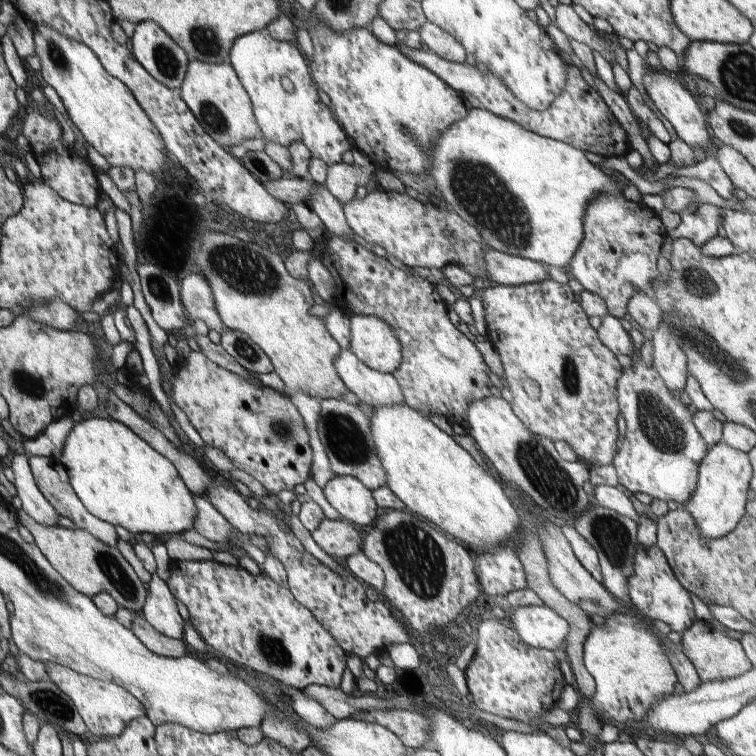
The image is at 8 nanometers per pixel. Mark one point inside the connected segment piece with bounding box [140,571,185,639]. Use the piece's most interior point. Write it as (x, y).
(161, 611)

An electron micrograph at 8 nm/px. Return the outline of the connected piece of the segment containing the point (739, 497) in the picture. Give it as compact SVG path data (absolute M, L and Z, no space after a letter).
M726 441L716 443L700 463L697 487L684 505L700 534L700 538L719 539L727 535L747 513L746 503L753 468L748 453L736 450Z

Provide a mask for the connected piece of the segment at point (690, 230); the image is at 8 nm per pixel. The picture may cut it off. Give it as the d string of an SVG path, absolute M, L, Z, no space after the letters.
M700 203L699 206L696 214L690 214L687 210L682 212L680 224L667 237L672 240L686 237L698 248L716 237L723 223L723 210L708 203Z

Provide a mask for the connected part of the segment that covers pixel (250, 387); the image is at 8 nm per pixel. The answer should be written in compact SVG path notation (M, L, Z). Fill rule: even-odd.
M189 351L186 354L187 359L183 359L178 363L178 373L176 379L172 378L172 398L174 402L186 413L188 420L192 426L198 431L198 434L203 438L206 444L219 448L224 454L230 458L236 468L244 470L254 476L266 490L277 494L280 490L294 490L297 484L304 484L309 478L312 478L310 467L312 466L312 448L310 447L307 426L305 425L302 415L297 411L295 404L290 400L289 396L281 395L271 387L263 387L262 385L255 385L253 381L249 381L246 377L240 376L238 373L230 372L229 369L222 368L214 361L211 361L202 351Z

